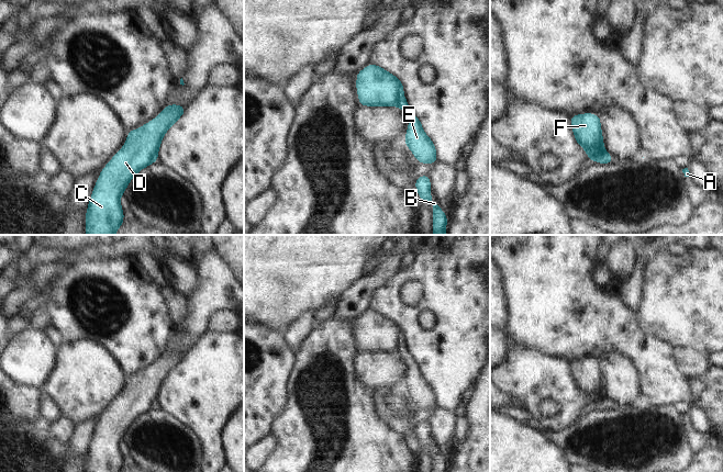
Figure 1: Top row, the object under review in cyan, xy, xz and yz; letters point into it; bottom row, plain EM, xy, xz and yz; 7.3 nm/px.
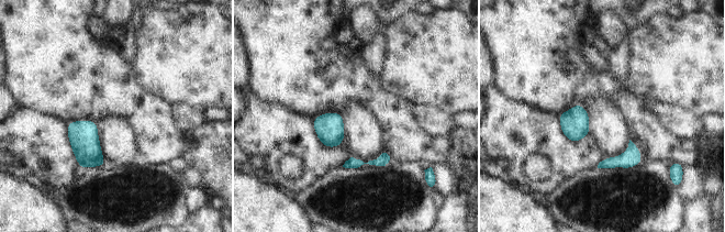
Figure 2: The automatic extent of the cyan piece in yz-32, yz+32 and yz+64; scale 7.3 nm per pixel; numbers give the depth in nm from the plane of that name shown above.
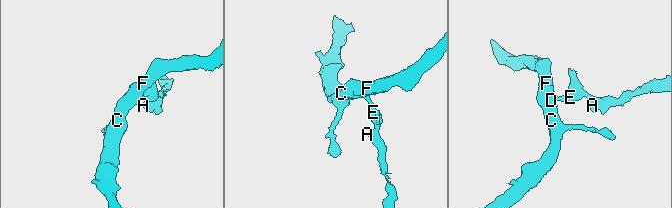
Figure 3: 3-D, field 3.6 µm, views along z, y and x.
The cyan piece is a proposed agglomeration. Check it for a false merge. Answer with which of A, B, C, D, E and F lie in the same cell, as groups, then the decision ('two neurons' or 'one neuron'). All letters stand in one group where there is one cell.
A B E / C D F; two neurons

